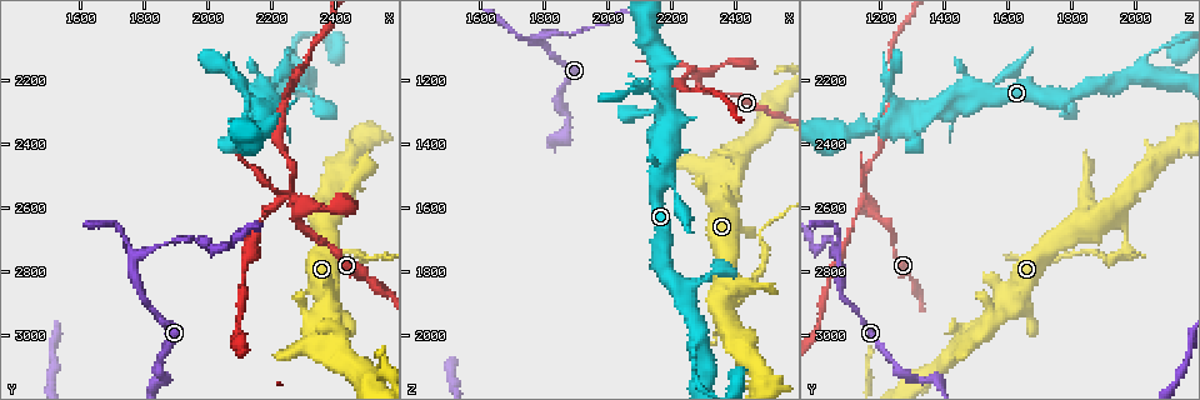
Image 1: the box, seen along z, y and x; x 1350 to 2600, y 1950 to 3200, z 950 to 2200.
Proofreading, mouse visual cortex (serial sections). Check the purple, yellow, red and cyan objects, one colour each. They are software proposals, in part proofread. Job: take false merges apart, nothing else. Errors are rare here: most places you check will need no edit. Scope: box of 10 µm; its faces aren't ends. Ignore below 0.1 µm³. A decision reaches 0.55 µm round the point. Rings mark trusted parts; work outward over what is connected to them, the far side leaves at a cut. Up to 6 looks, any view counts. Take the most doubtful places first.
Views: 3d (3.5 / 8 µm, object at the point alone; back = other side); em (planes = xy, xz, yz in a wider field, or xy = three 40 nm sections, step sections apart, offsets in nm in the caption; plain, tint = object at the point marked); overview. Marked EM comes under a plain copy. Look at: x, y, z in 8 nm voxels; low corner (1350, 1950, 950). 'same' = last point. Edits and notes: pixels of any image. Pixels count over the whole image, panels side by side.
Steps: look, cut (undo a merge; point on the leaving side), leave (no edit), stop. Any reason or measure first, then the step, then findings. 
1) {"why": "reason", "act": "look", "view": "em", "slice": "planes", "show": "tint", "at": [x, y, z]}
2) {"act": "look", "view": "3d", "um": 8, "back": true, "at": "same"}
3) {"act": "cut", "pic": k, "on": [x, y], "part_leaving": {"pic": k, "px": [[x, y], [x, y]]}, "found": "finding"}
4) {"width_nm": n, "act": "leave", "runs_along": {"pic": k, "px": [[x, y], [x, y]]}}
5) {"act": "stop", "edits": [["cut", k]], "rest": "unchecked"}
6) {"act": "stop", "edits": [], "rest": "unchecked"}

{"why": "narrows sharply", "act": "look", "view": "3d", "um": 8, "back": true, "at": [2280, 2580, 1160]}

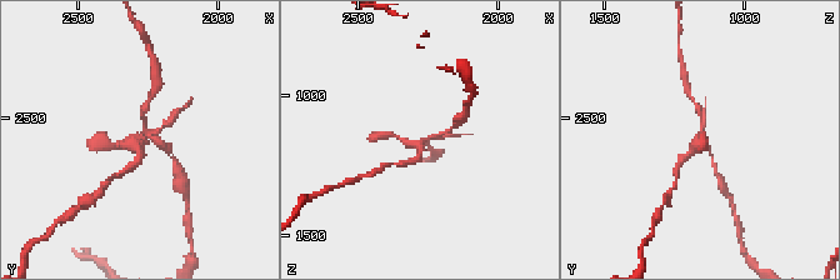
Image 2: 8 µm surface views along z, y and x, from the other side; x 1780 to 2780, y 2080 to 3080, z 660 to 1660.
{"act": "look", "view": "em", "slice": "planes", "show": "tint", "at": "same"}

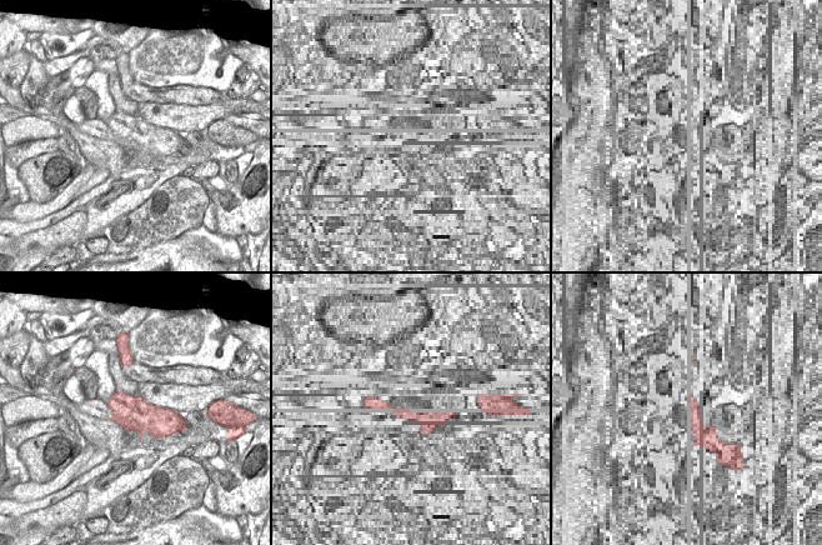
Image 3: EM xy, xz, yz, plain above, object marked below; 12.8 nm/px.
{"width_nm": 440, "act": "cut", "pic": 2, "on": [144, 109], "part_leaving": {"pic": 2, "px": [[149, 136], [168, 145], [178, 170]]}, "found": "two cells meet here"}

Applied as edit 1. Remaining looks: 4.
{"why": "abrupt turn", "act": "look", "view": "3d", "um": 3.5, "at": [1810, 2740, 1060]}

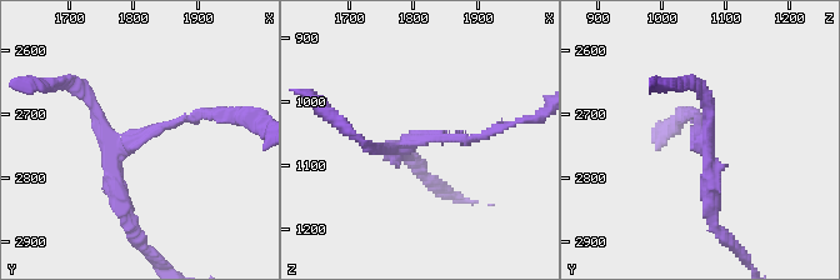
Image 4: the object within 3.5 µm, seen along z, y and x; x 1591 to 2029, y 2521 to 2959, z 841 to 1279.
{"why": "shape alone is not enough", "act": "look", "view": "em", "slice": "xy", "step": 2, "show": "tint", "at": [1810, 2740, 1060]}

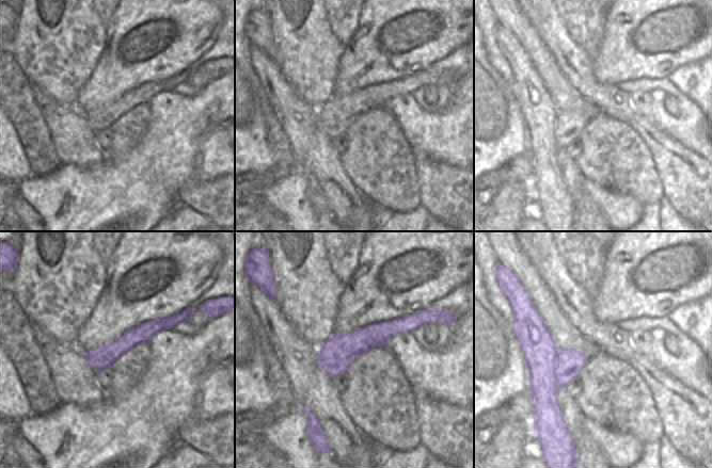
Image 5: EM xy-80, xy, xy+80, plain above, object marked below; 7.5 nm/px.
{"act": "look", "view": "em", "slice": "planes", "show": "tint", "at": "same"}

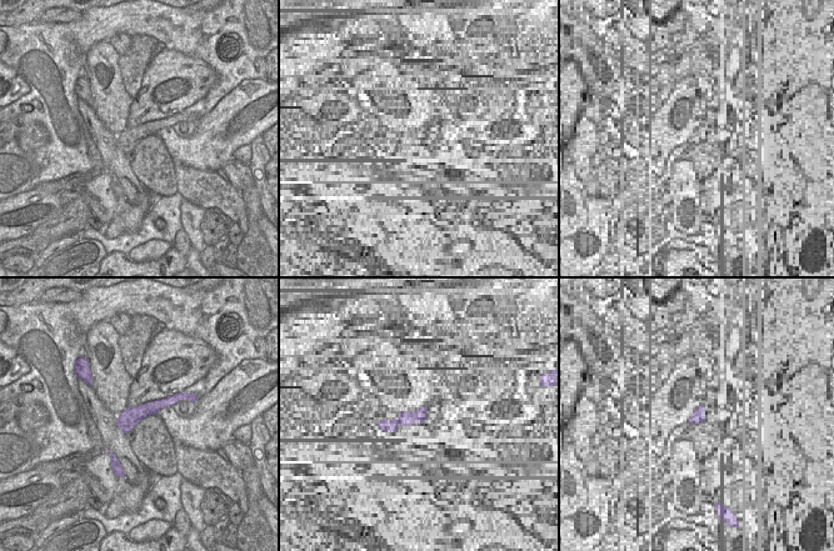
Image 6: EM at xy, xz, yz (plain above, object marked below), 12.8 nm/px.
{"act": "leave", "runs_along": {"pic": 4, "px": [[120, 208], [111, 161], [165, 124], [215, 111]]}, "found": "continuous, no second cell"}

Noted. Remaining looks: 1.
{"act": "stop", "edits": [["cut", 2]], "rest": "unchecked"}

